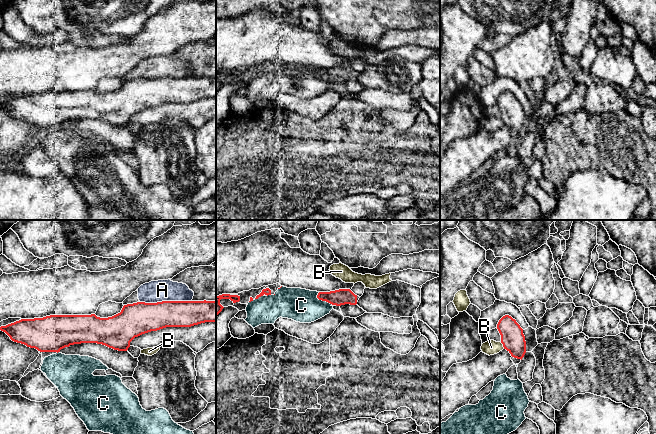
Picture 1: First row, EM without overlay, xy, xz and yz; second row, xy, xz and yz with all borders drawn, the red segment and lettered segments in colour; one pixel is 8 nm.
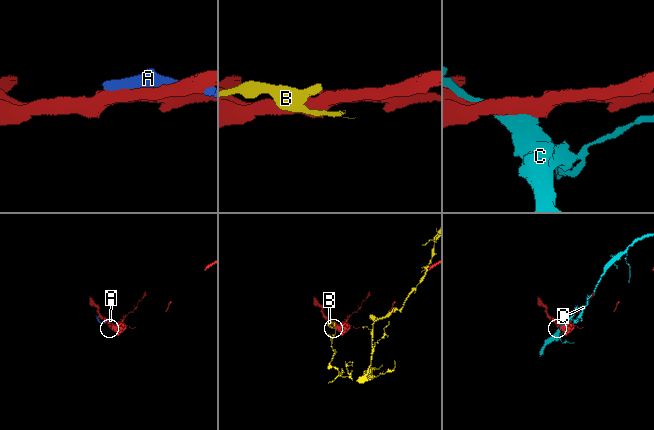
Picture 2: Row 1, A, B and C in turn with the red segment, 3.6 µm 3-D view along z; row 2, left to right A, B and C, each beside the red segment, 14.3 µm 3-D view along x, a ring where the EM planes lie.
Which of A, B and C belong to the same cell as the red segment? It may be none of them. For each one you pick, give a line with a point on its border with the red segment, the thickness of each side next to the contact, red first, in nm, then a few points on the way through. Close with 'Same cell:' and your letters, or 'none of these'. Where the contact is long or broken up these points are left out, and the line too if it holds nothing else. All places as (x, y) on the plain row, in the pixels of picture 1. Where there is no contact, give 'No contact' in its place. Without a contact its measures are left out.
Same cell: none of these

